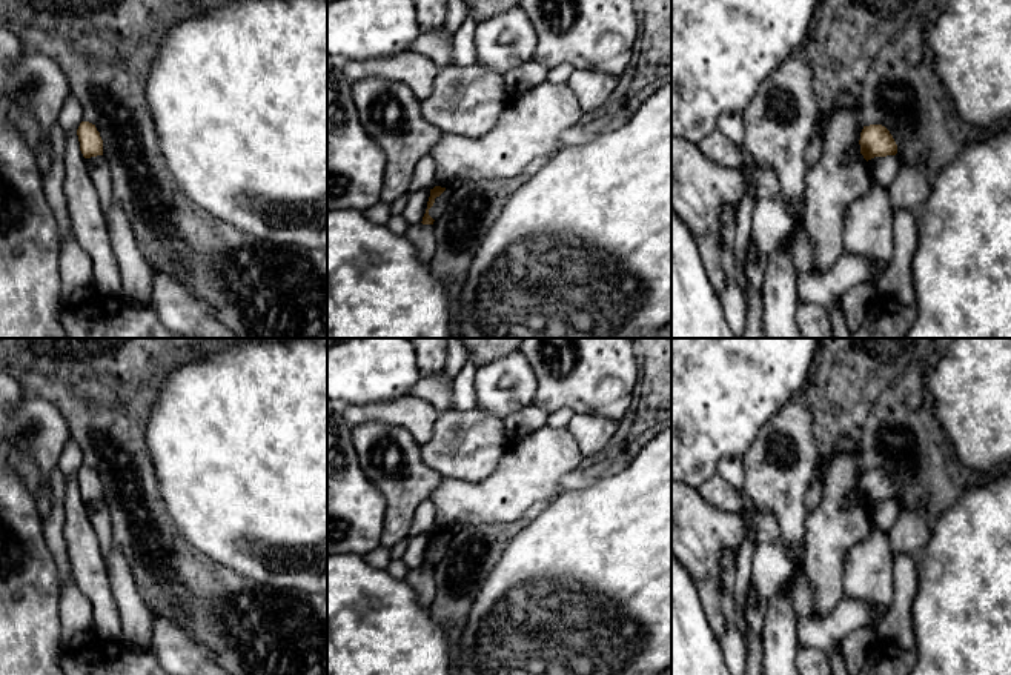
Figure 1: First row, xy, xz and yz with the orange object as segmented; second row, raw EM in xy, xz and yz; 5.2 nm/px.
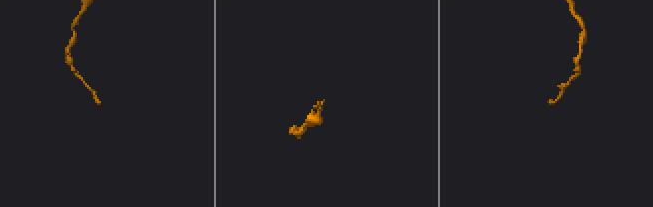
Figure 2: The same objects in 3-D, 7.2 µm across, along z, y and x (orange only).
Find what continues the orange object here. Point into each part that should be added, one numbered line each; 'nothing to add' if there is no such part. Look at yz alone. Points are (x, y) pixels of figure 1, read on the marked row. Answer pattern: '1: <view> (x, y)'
nothing to add

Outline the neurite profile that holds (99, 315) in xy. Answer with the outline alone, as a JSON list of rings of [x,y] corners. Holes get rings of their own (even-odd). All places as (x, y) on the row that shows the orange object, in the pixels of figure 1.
[[[94,294],[77,306],[65,306],[60,323],[68,338],[191,338],[169,332],[149,304],[131,304],[121,295]]]

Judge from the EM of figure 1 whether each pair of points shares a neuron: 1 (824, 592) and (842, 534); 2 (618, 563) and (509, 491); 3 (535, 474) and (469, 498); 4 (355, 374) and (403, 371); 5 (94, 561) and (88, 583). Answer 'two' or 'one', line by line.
1: one
2: two
3: one
4: one
5: one

